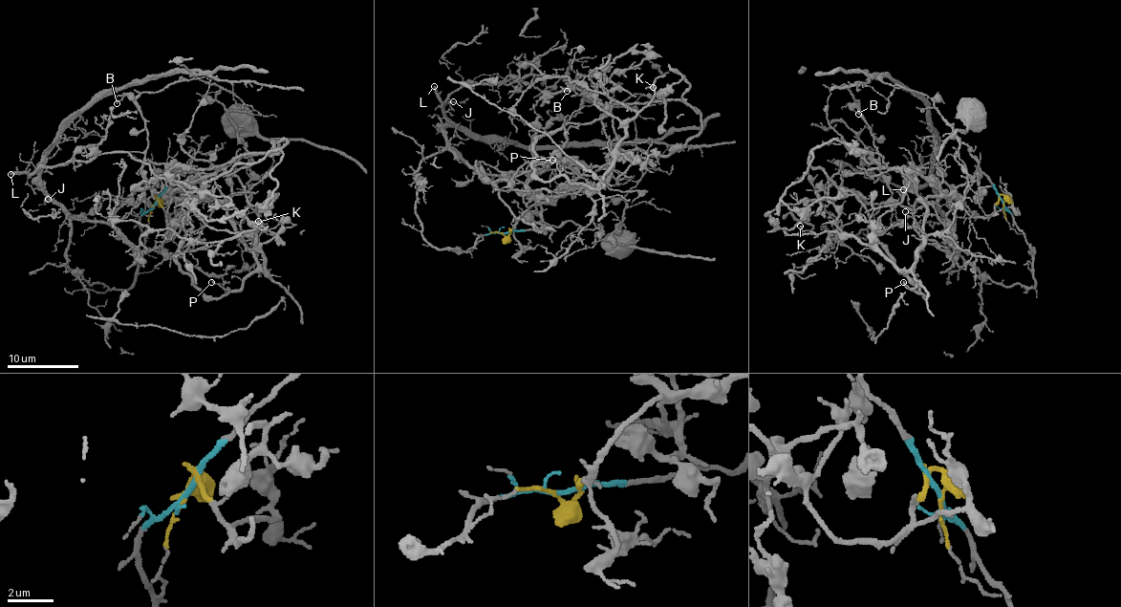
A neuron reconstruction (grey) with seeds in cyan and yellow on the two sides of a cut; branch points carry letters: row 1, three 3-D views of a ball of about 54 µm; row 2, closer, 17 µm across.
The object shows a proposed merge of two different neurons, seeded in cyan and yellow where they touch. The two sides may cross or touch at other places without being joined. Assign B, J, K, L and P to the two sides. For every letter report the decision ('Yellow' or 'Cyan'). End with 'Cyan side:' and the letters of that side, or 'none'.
B: Yellow
J: Cyan
K: Yellow
L: Cyan
P: Yellow
Cyan side: J, L

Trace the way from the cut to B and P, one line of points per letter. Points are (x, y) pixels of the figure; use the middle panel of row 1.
B: (504, 234), (536, 203), (527, 189), (534, 170), (531, 137), (555, 119), (580, 113), (580, 90), (568, 92)
P: (504, 234), (508, 234), (523, 212), (540, 201), (582, 188), (593, 192), (571, 183), (552, 160)

